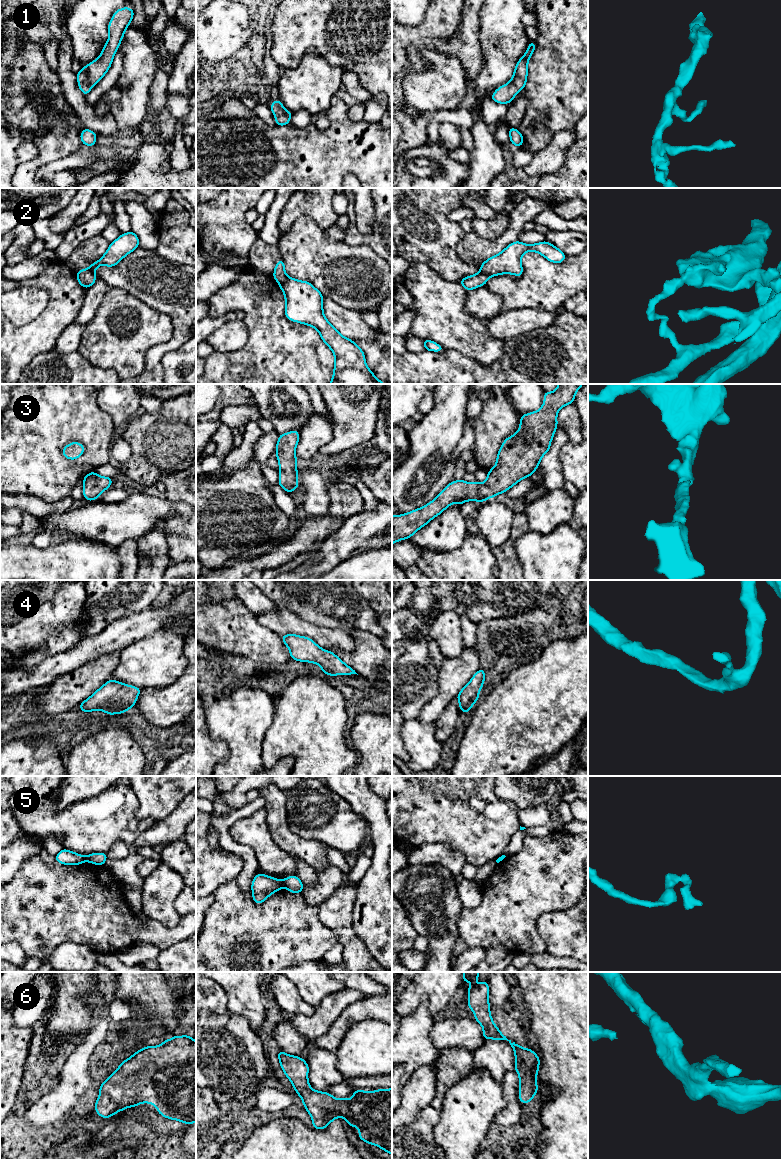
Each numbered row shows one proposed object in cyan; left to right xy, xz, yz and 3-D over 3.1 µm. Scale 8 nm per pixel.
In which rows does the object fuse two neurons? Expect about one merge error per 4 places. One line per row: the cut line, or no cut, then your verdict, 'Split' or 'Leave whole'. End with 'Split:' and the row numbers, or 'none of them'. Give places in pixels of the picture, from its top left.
1: No split. Leave whole
2: Split along xz (288, 277), (280, 284). Split
3: No split. Leave whole
4: No split. Leave whole
5: Split along xz (282, 881), (283, 886). Split
6: No split. Leave whole
Split: 2, 5

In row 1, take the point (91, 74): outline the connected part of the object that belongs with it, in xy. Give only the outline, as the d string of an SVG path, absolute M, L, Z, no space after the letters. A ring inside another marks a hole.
M129 7L118 9L113 13L109 22L109 38L101 51L100 56L90 62L87 66L76 74L78 87L87 96L93 86L95 86L107 73L111 67L114 55L116 54L127 27L134 16L134 10Z

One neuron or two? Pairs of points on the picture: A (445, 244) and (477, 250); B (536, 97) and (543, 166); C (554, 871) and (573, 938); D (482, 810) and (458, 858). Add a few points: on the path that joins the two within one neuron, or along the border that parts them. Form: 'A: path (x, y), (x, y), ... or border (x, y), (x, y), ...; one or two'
A: border (465, 234), (456, 247), (456, 254), (471, 264); two
B: border (556, 133), (541, 150), (533, 154); two
C: border (577, 902), (566, 909), (555, 909), (542, 915); two
D: border (439, 843), (445, 843), (459, 850), (467, 863); two

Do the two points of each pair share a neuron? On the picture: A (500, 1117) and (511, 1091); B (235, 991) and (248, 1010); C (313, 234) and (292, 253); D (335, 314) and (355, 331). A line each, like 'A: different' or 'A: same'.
A: same
B: same
C: same
D: same

